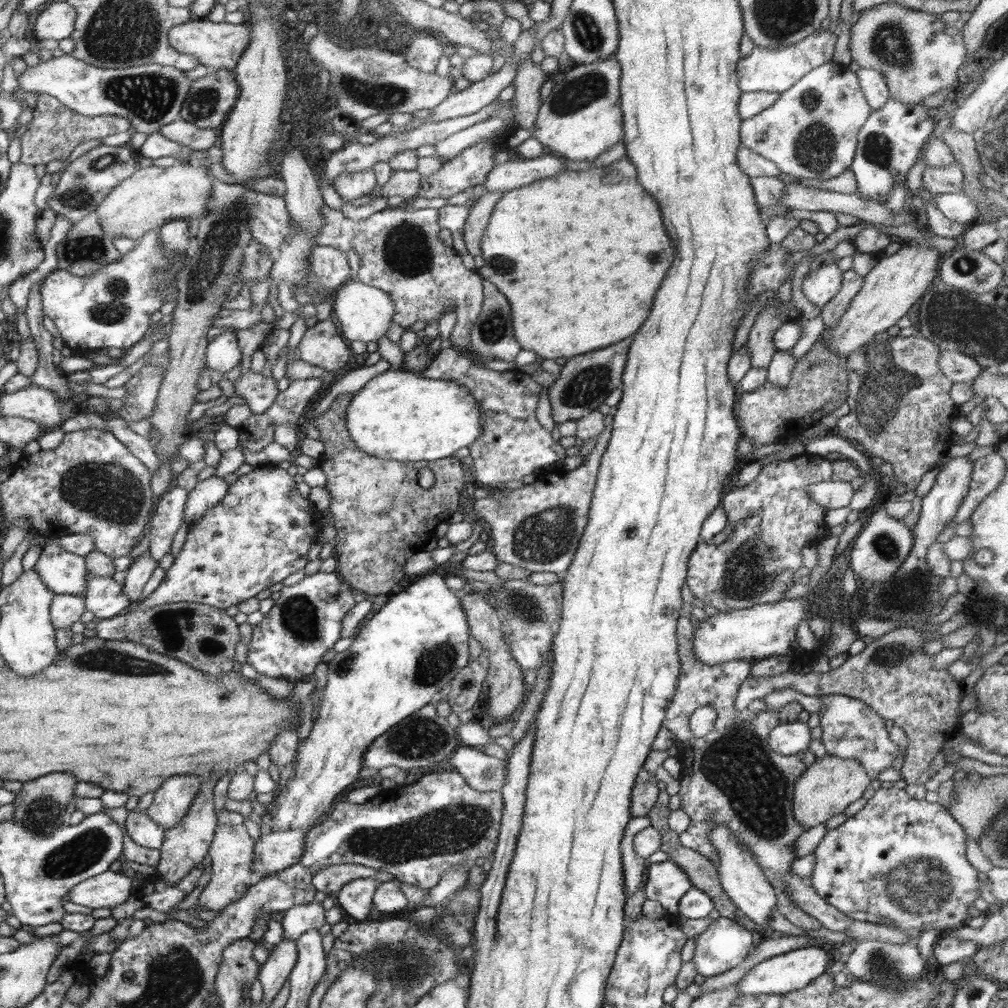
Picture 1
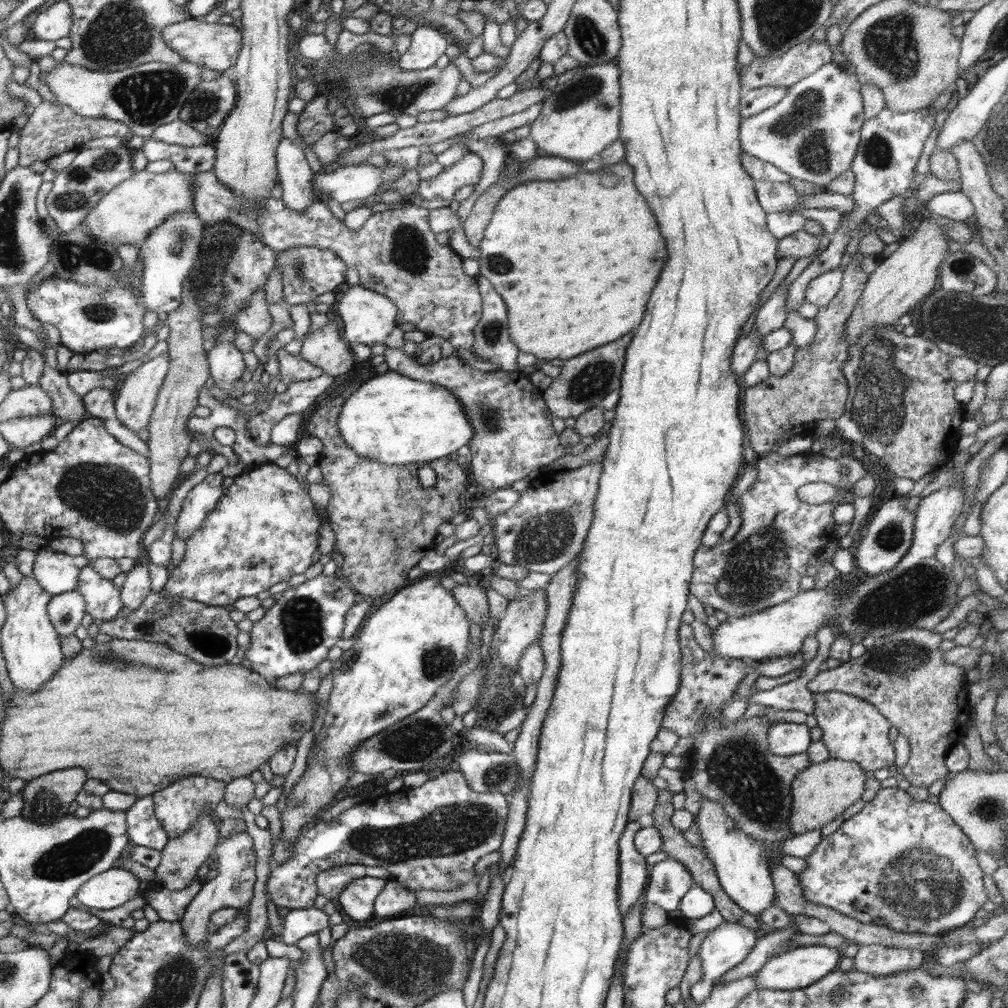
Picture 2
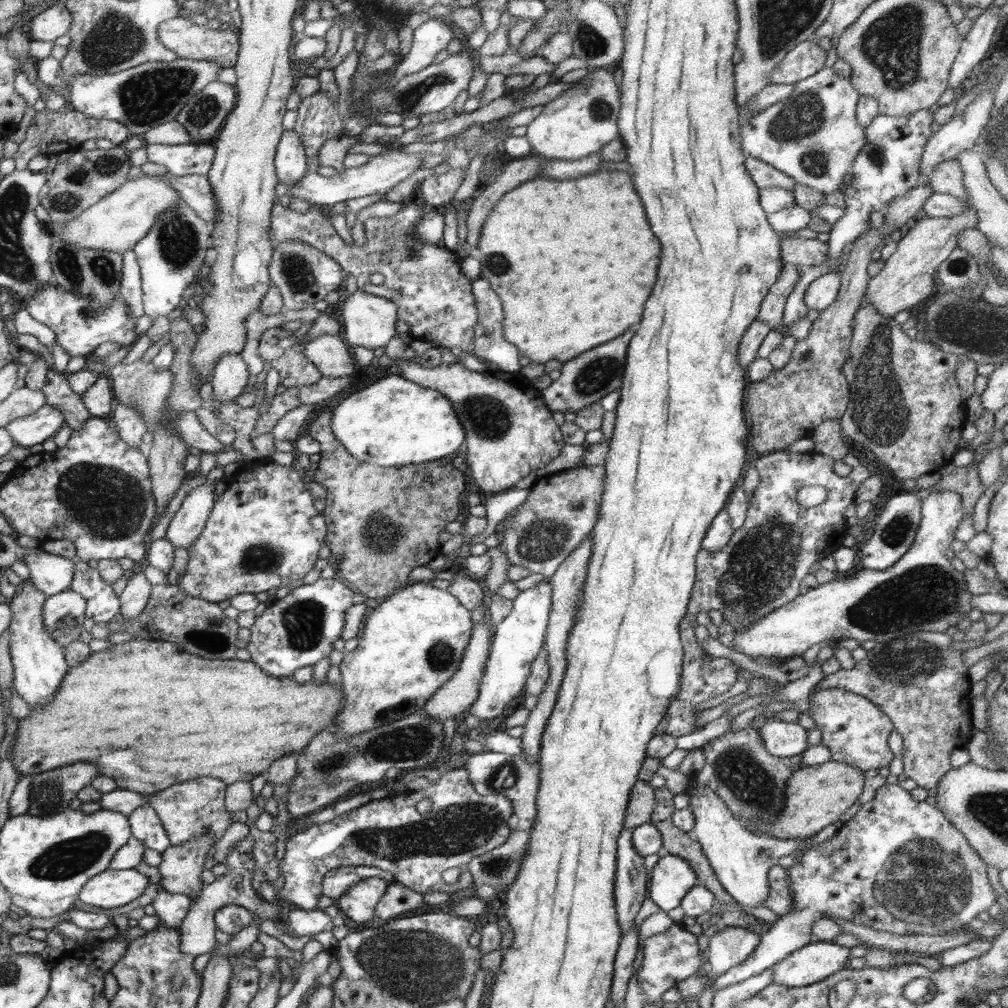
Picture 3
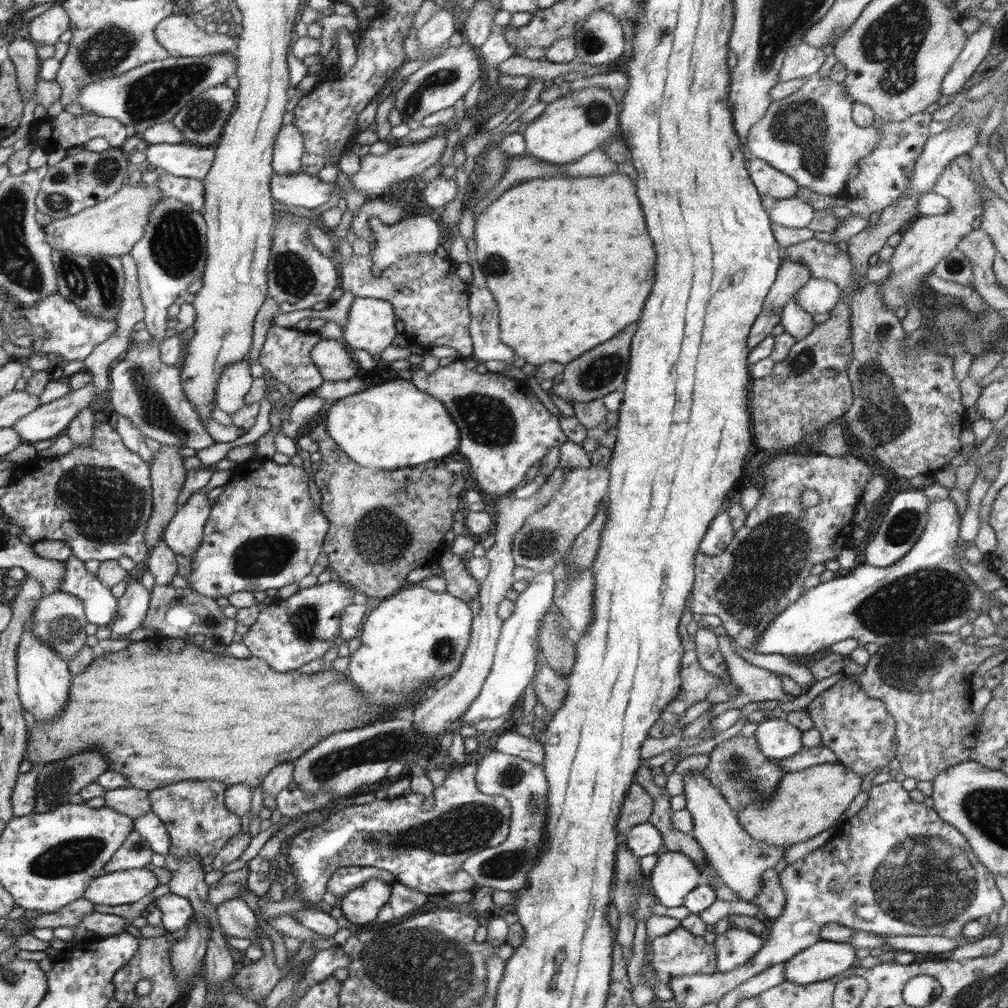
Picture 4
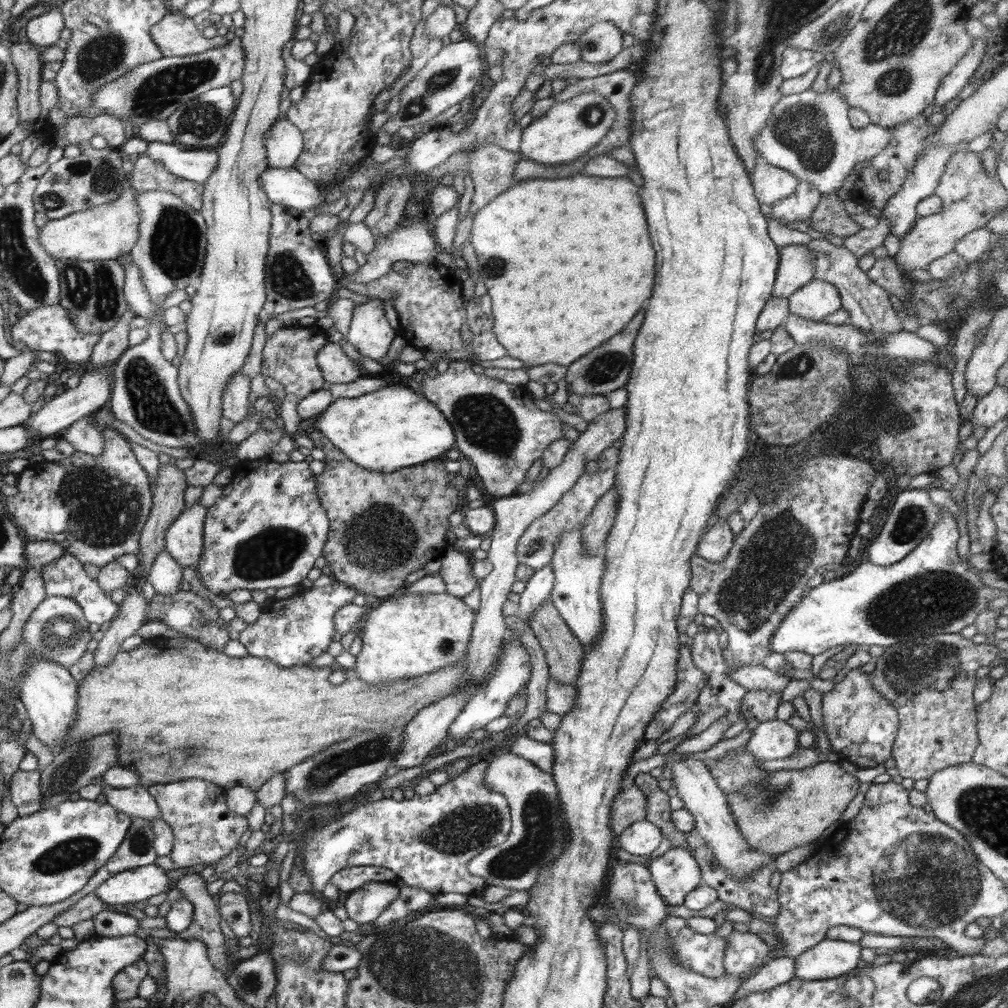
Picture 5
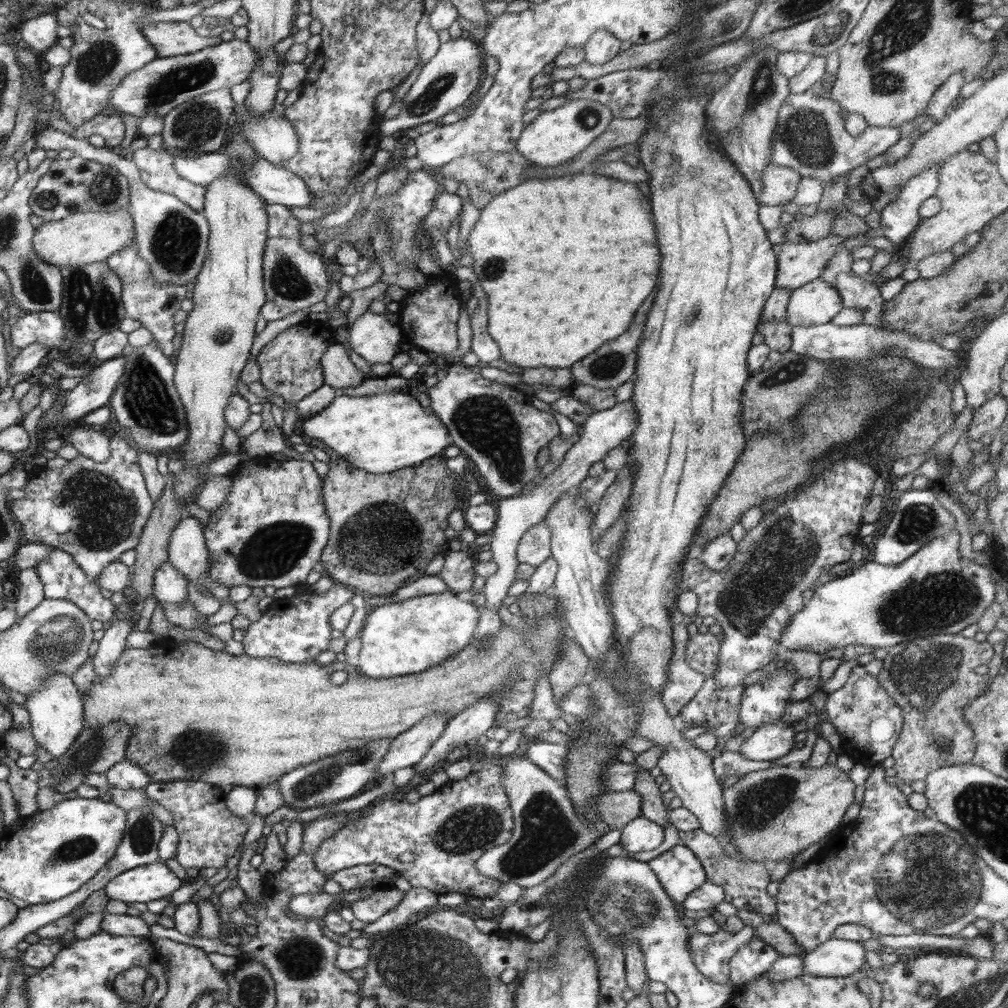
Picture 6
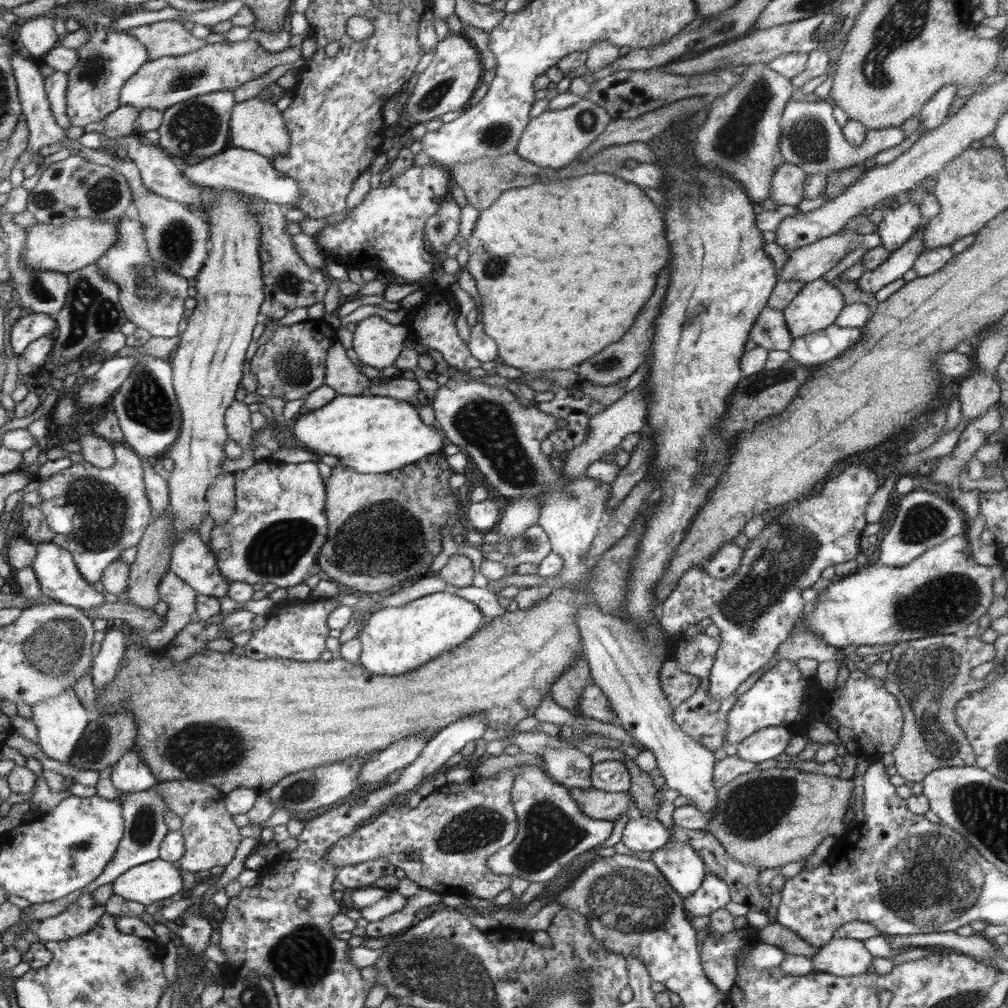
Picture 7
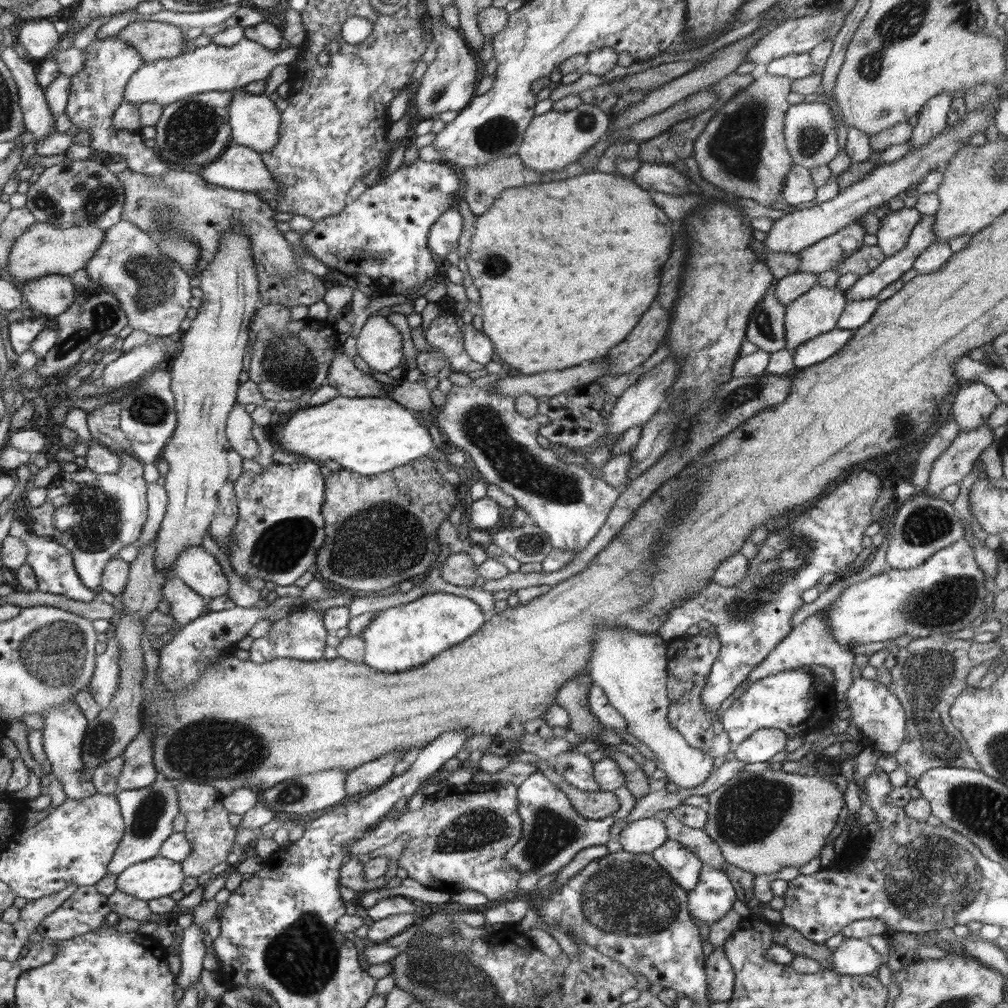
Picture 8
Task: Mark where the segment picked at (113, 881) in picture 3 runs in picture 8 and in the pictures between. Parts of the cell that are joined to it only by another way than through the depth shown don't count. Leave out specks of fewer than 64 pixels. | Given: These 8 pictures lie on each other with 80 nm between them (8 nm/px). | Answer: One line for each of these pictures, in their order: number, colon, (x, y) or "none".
4: (123, 887)
5: (136, 885)
6: (153, 881)
7: (151, 882)
8: (158, 877)

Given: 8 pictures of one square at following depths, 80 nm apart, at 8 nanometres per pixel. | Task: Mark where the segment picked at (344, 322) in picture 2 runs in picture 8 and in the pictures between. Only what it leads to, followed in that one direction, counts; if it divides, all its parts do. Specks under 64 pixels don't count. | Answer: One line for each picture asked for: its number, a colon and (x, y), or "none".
3: (370, 321)
4: (370, 326)
5: (370, 332)
6: (372, 336)
7: (378, 343)
8: (380, 344)

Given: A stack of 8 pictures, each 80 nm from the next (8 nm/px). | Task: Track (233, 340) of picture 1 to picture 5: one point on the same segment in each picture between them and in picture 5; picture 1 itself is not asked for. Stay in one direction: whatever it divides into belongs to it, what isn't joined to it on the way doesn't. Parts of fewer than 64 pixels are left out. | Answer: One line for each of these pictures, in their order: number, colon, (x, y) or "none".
2: (227, 365)
3: (230, 377)
4: (235, 382)
5: (236, 404)

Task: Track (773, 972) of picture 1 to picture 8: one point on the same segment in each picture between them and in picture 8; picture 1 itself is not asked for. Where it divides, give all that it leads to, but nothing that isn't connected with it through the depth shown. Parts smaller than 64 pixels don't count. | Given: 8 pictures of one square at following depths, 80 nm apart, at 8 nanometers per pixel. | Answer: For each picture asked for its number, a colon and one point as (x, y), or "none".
2: (796, 968)
3: (818, 960)
4: (825, 959)
5: (829, 958)
6: (835, 958)
7: (842, 956)
8: (856, 957)

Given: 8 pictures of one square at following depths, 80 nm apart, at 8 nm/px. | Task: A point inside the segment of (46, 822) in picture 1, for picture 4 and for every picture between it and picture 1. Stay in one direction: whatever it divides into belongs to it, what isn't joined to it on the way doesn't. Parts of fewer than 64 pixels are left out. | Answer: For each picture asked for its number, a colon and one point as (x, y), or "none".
2: (46, 799)
3: (50, 793)
4: (56, 782)

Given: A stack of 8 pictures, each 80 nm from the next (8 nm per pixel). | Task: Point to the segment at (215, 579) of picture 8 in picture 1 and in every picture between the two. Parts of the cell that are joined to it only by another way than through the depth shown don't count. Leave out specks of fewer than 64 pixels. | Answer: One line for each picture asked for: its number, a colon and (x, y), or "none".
1: (207, 493)
2: (201, 500)
3: (188, 524)
4: (184, 535)
5: (184, 540)
6: (188, 553)
7: (192, 560)

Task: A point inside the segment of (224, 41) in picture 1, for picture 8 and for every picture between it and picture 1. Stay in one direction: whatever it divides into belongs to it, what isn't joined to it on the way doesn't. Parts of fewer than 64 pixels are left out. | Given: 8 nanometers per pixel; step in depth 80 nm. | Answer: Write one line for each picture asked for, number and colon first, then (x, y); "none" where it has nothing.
2: (212, 45)
3: (188, 40)
4: (178, 34)
5: (176, 35)
6: (170, 39)
7: (166, 38)
8: (155, 41)

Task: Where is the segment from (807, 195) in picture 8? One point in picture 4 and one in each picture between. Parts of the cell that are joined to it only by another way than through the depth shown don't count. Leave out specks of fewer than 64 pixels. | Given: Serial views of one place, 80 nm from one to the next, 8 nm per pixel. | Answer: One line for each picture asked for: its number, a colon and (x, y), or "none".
4: (769, 181)
5: (771, 184)
6: (780, 183)
7: (787, 185)

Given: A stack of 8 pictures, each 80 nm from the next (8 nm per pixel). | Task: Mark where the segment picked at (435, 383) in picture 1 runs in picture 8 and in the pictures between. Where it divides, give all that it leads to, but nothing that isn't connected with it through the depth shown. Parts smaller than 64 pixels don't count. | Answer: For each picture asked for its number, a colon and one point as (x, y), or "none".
2: (392, 419)
3: (394, 422)
4: (394, 425)
5: (392, 428)
6: (381, 433)
7: (373, 434)
8: (368, 435)

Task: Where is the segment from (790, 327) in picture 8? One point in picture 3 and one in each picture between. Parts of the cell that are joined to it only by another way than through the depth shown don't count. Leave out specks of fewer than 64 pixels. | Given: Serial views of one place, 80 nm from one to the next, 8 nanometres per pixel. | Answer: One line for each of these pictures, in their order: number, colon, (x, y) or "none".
3: (822, 292)
4: (818, 296)
5: (817, 299)
6: (816, 303)
7: (816, 306)

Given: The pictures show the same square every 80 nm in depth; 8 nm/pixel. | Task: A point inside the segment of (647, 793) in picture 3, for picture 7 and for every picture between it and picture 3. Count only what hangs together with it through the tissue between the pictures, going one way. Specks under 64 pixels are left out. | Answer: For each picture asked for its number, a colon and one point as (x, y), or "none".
4: (637, 807)
5: (629, 806)
6: (616, 808)
7: (599, 805)

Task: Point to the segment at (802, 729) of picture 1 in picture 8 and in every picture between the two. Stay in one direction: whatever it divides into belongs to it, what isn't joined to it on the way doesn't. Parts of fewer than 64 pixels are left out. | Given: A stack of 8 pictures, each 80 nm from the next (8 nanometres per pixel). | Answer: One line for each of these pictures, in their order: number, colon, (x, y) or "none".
2: (784, 739)
3: (783, 740)
4: (776, 738)
5: (775, 740)
6: (772, 741)
7: (766, 744)
8: (764, 744)

